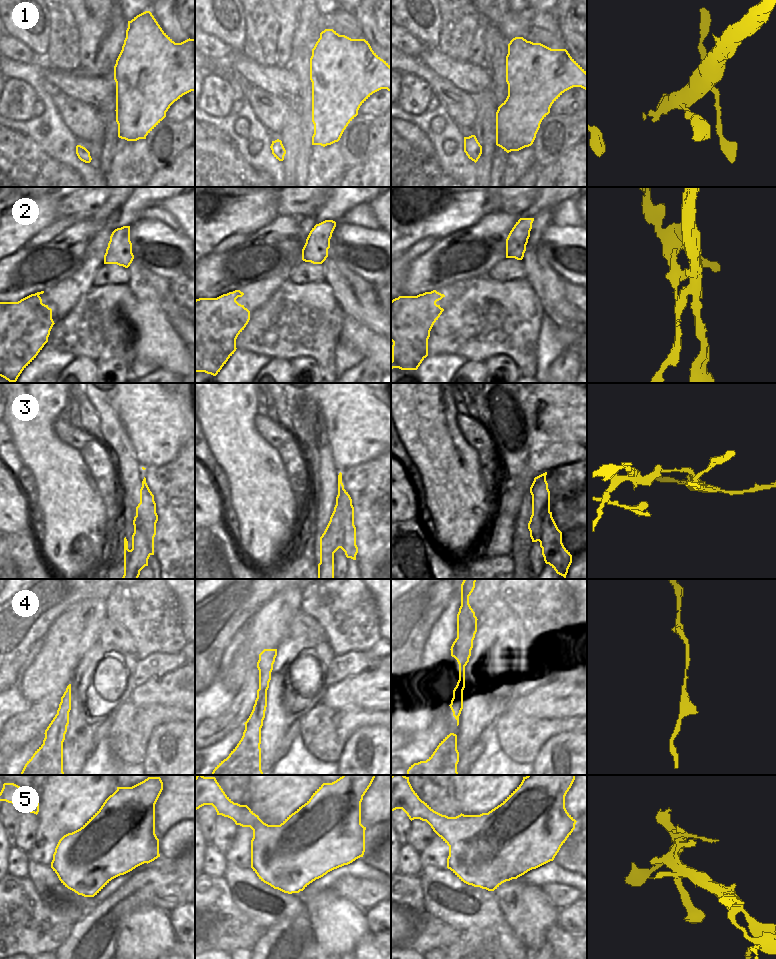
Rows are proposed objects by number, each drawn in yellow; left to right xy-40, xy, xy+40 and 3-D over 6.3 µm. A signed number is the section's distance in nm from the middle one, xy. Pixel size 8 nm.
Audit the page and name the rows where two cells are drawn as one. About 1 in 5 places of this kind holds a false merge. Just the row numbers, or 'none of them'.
2, 3

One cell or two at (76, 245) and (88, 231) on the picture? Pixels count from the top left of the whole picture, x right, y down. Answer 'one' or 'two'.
one

